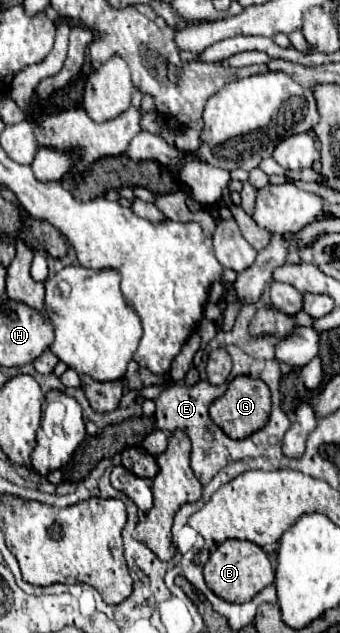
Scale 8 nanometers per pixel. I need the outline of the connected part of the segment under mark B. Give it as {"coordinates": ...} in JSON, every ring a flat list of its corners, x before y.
{"coordinates":[[228,540,210,554,204,566,204,580,218,598,232,604,242,604,252,600,260,590,274,582,274,568,260,546,246,540]]}

